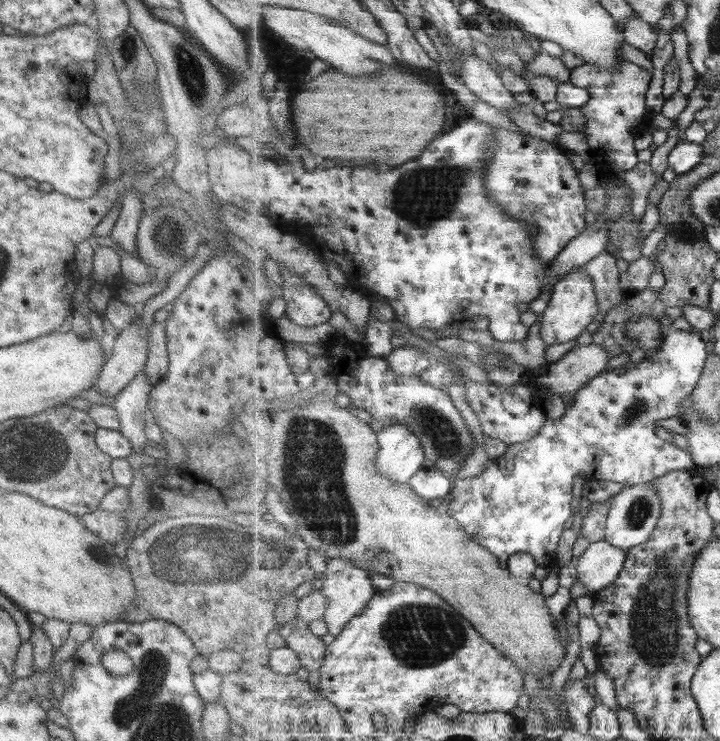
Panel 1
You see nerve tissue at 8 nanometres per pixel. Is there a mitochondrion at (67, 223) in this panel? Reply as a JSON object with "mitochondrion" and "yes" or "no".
{"mitochondrion":"no"}

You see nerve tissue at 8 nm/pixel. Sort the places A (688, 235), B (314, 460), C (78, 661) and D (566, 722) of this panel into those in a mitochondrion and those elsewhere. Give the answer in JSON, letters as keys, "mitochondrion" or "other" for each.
{"A":"mitochondrion","B":"mitochondrion","C":"other","D":"other"}

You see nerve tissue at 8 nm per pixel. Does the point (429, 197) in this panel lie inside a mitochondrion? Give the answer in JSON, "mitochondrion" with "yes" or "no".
{"mitochondrion":"yes"}

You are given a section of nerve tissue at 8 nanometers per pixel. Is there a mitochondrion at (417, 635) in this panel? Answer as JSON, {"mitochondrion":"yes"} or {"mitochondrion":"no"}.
{"mitochondrion":"yes"}

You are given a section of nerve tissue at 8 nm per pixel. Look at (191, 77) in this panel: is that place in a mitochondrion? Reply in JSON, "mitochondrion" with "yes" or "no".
{"mitochondrion":"yes"}

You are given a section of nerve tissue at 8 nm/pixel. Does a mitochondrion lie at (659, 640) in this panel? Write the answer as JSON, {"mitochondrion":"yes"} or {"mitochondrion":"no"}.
{"mitochondrion":"yes"}

